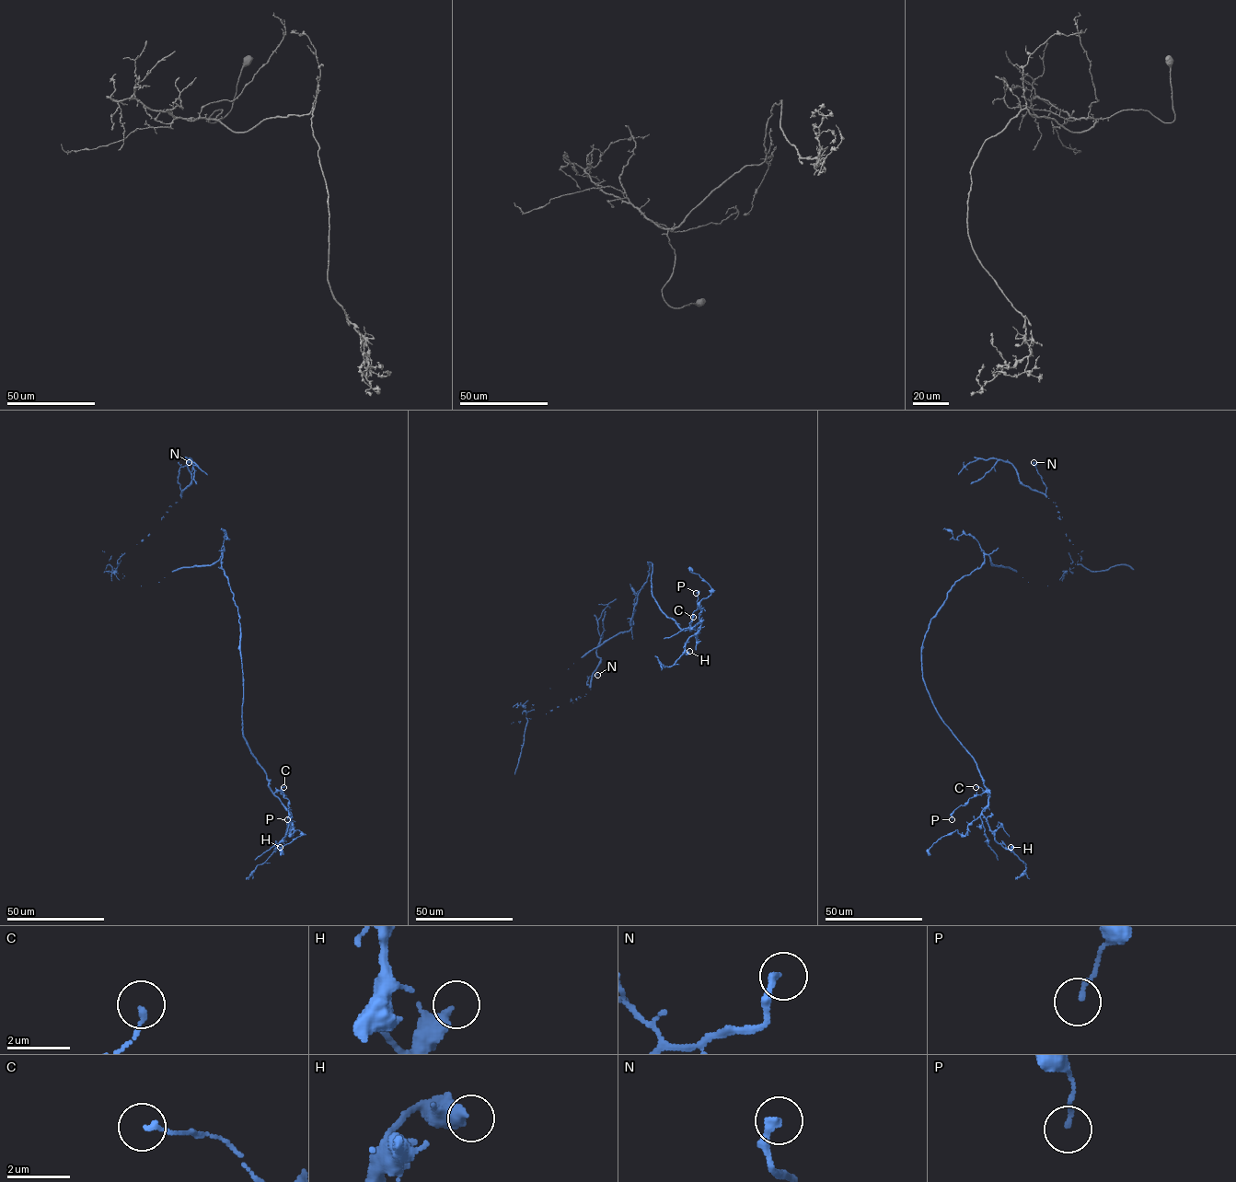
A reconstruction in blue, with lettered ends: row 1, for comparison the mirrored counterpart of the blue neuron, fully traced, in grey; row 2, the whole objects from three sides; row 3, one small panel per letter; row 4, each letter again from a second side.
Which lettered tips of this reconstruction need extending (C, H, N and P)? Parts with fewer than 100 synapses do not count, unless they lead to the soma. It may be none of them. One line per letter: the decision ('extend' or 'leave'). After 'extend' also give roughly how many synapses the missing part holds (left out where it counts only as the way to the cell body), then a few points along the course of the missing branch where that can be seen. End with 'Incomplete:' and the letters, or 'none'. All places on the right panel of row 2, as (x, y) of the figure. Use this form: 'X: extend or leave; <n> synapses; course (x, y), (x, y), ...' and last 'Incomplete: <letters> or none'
C: leave
H: leave
N: leave
P: leave
Incomplete: none

